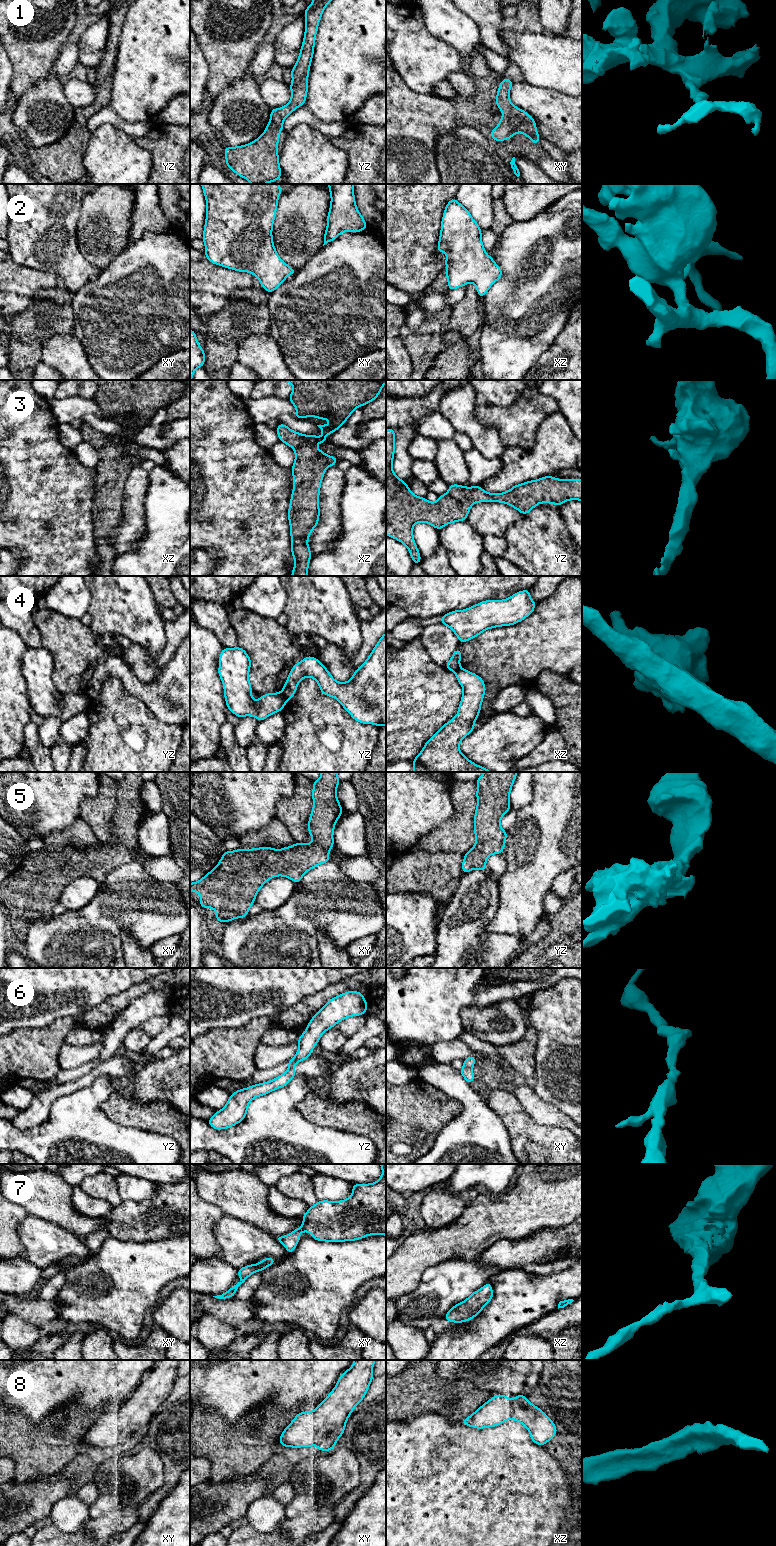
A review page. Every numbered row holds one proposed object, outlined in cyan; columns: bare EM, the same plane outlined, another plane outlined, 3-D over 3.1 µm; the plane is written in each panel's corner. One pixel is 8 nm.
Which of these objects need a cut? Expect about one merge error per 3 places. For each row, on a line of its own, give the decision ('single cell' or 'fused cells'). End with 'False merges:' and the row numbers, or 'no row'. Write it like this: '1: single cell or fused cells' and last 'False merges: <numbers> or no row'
1: single cell
2: single cell
3: single cell
4: fused cells
5: single cell
6: single cell
7: single cell
8: single cell
False merges: 4

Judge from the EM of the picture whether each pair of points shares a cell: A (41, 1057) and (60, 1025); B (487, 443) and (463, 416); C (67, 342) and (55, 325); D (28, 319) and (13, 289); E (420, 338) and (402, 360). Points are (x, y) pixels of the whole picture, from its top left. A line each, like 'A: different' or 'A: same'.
A: same
B: same
C: different
D: different
E: different

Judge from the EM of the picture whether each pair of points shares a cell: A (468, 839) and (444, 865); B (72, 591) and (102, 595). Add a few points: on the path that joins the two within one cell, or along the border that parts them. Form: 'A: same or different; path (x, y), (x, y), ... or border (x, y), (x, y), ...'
A: different; border (432, 852), (460, 852), (463, 855)
B: different; border (86, 586), (90, 599), (88, 612)

